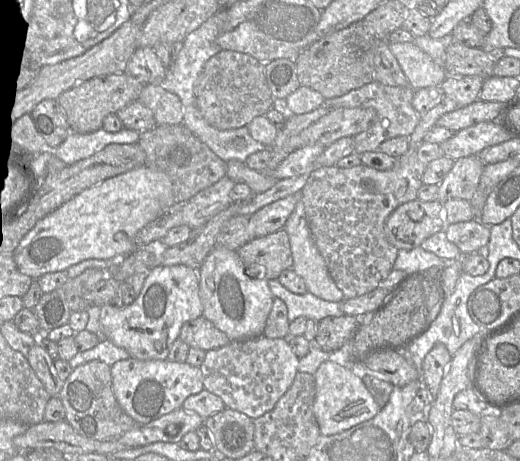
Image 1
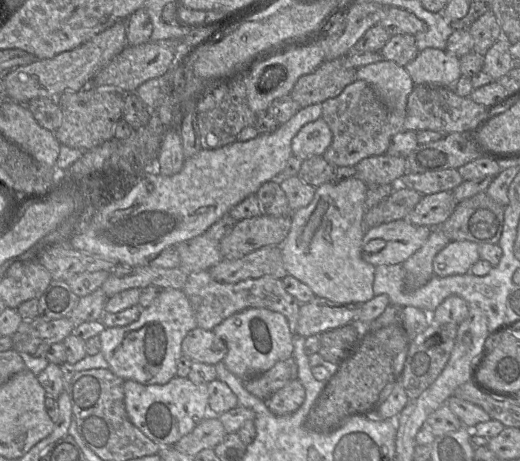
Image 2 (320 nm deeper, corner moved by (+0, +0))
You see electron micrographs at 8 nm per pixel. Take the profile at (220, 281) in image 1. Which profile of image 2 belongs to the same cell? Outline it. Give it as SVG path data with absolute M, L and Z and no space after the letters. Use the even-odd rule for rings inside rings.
M264 308L238 312L213 328L213 333L226 345L225 367L242 381L260 377L276 363L293 357L293 333L287 319L280 313Z

